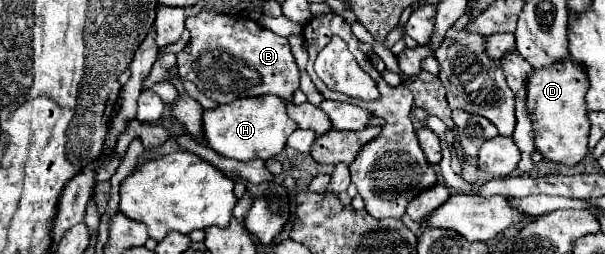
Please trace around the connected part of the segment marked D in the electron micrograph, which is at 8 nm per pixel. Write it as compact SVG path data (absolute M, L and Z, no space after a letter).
M571 55L549 67L533 69L527 77L527 113L533 123L535 147L551 161L575 165L587 153L587 131L589 117L583 95L587 93L589 79L581 63L575 63Z

